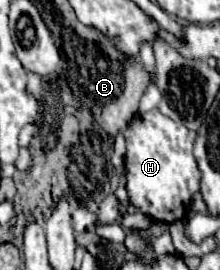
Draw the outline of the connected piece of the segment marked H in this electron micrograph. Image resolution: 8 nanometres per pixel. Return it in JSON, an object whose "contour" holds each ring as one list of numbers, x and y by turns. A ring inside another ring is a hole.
{"contour":[[158,109,136,115,124,131,126,137,126,191,130,205,140,213,174,223,186,217,192,195,200,189,200,171,192,155,196,133,164,117]]}

